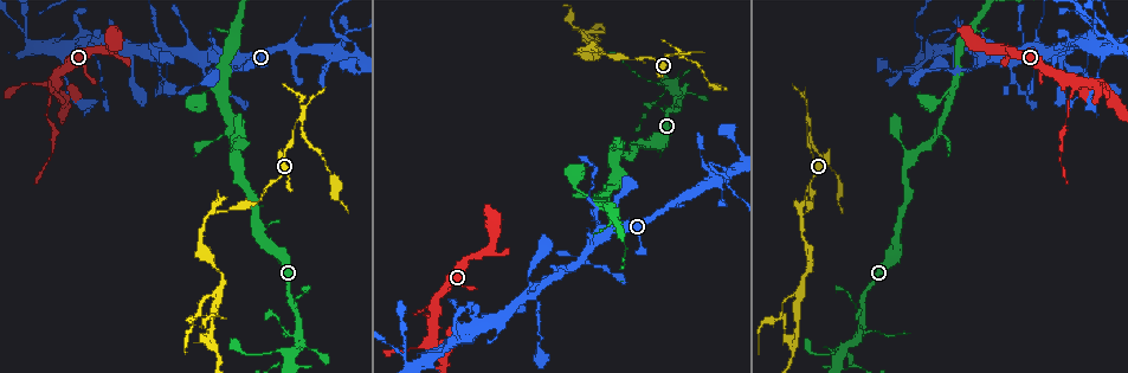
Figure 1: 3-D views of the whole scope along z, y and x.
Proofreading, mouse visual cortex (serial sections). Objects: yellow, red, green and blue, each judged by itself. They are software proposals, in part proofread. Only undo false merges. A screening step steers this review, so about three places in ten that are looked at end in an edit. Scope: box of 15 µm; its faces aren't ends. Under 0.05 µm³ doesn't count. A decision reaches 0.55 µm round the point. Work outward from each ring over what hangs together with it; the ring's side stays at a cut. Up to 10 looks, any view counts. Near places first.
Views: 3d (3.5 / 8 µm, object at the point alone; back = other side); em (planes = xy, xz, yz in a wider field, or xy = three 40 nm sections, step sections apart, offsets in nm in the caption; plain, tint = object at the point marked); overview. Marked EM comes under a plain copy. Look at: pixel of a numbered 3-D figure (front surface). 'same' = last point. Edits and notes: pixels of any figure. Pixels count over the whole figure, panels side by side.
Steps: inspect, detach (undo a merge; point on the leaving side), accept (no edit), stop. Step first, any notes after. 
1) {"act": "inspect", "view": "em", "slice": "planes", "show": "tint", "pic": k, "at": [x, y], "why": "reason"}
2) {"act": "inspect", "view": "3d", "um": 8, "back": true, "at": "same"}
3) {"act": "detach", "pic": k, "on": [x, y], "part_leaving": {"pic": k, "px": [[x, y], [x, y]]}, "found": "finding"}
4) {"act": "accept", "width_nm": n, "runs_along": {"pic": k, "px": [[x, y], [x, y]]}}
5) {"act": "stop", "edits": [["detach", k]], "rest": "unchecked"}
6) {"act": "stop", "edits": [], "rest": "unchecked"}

{"act": "inspect", "view": "3d", "um": 3.5, "back": true, "pic": 1, "at": [221, 289], "why": "thin neck"}

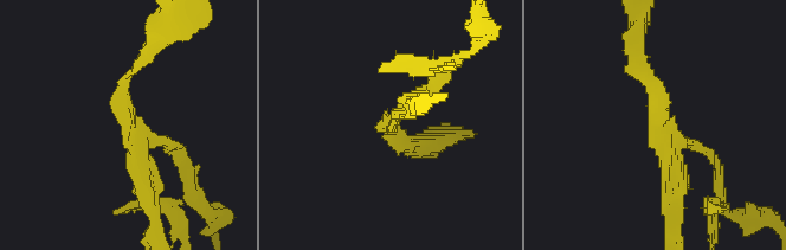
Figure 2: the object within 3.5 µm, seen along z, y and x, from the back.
{"act": "inspect", "view": "em", "slice": "xy", "step": 3, "show": "tint", "pic": 2, "at": [390, 122], "arms": 3, "arm_widths_nm": [150, 150, 200]}

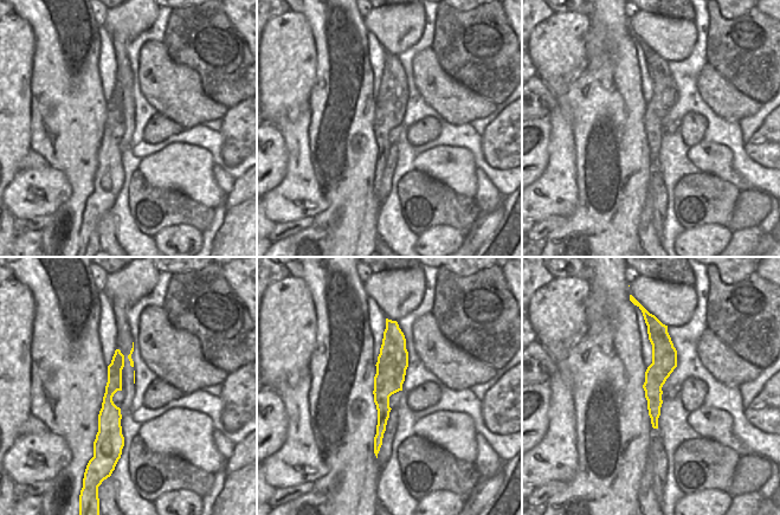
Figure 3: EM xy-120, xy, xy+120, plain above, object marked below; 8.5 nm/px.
{"act": "inspect", "view": "em", "slice": "planes", "show": "tint", "at": "same", "why": "cut it another way"}

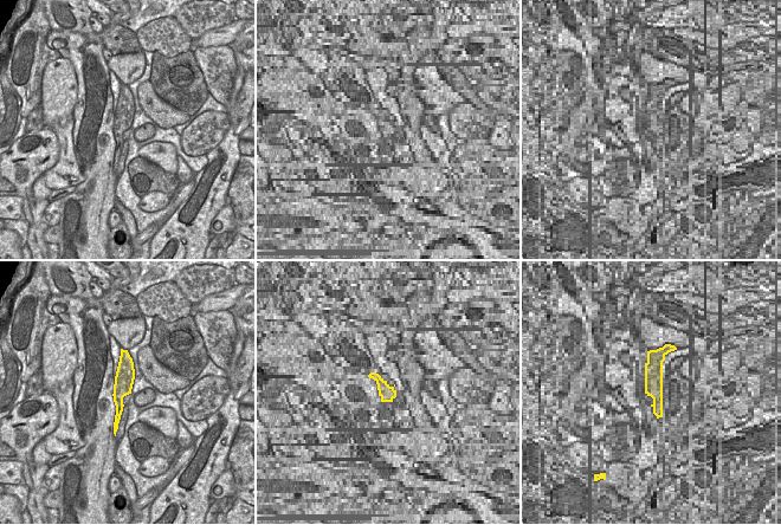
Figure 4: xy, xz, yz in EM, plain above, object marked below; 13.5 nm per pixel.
{"act": "accept", "runs_along": {"pic": 2, "px": [[633, 53], [658, 97], [680, 188]]}, "found": "all the same cell"}

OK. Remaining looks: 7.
{"act": "inspect", "view": "3d", "um": 8, "pic": 1, "at": [288, 49], "why": "branch point"}

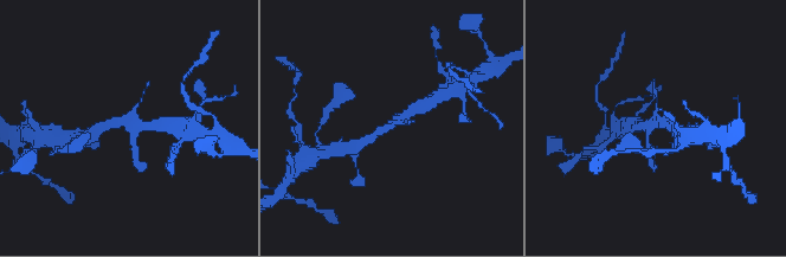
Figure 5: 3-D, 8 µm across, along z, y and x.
{"act": "inspect", "view": "3d", "um": 3.5, "pic": 5, "at": [395, 120], "why": "zoom in"}

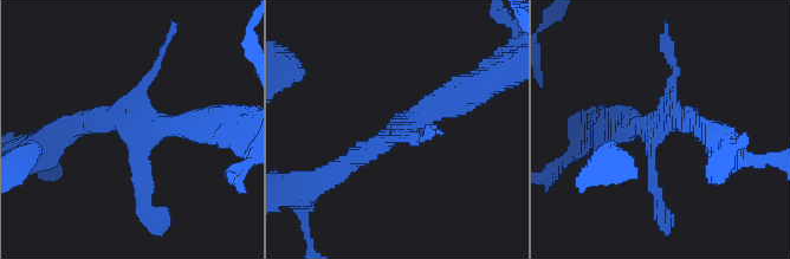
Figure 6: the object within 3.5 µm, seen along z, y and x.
{"act": "inspect", "view": "em", "slice": "xy", "step": 1, "show": "tint", "pic": 6, "at": [667, 124], "why": "need the tissue"}

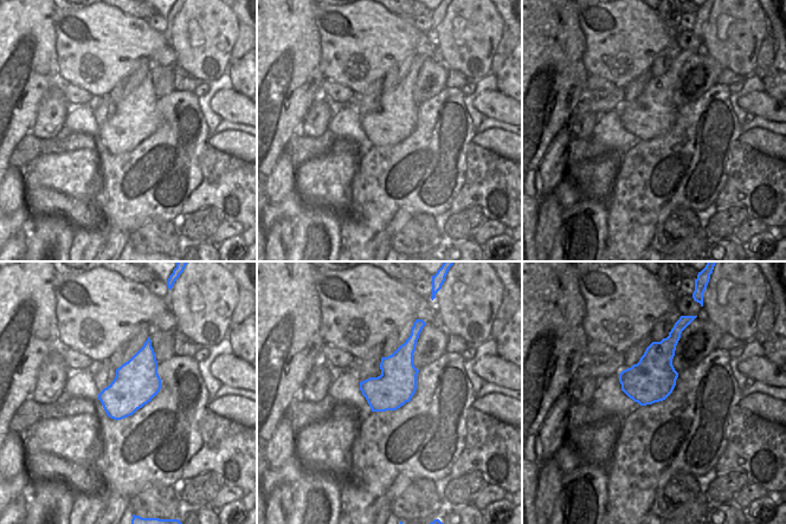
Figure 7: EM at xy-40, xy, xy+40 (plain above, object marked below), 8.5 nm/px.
{"act": "accept", "runs_along": {"pic": 6, "px": [[329, 177], [438, 102], [463, 96]]}, "found": "all the same cell"}

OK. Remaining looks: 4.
{"act": "inspect", "view": "3d", "um": 8, "pic": 1, "at": [974, 65], "why": "a narrow waist"}

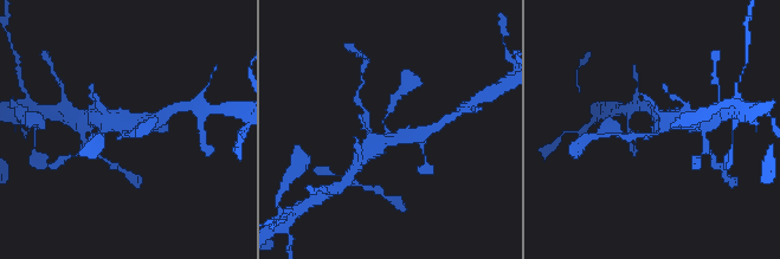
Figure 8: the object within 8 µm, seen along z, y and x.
{"act": "inspect", "view": "em", "slice": "xy", "step": 1, "show": "tint", "pic": 8, "at": [119, 130], "why": "shape alone is not enough"}

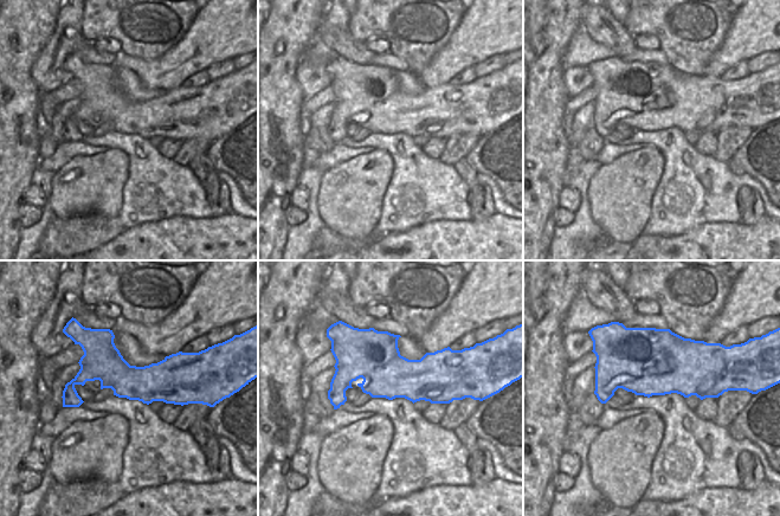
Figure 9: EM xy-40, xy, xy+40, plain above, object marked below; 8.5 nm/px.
{"act": "accept", "width_nm": 460, "runs_along": {"pic": 8, "px": [[407, 133], [375, 143], [354, 169]]}, "found": "one cell here"}

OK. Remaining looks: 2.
{"act": "inspect", "view": "3d", "um": 8, "pic": 1, "at": [1040, 49], "why": "thin neck"}

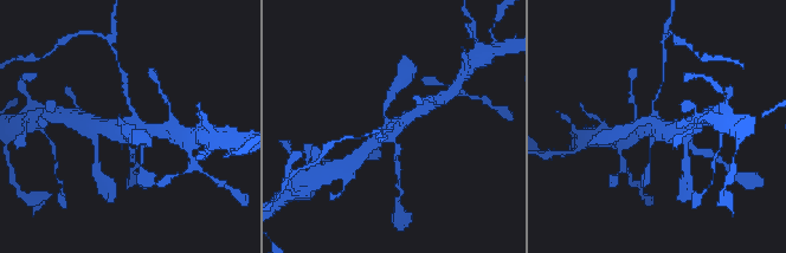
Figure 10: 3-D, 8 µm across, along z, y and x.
{"act": "inspect", "view": "em", "slice": "xy", "step": 3, "show": "tint", "pic": 10, "at": [400, 123]}

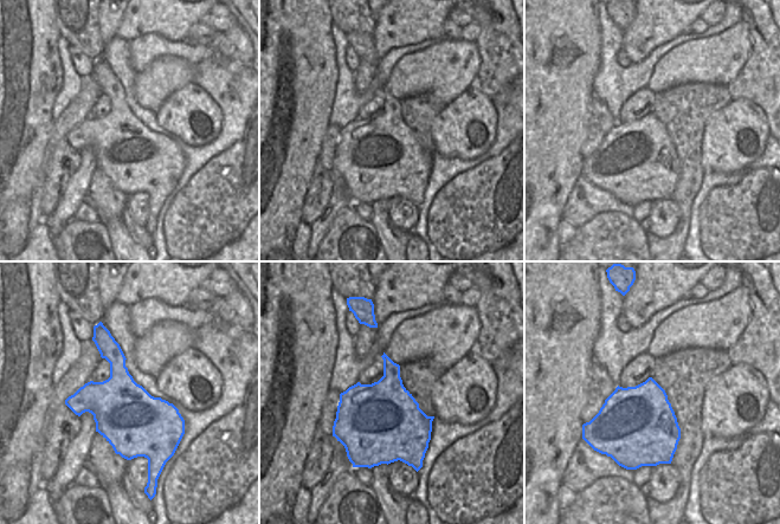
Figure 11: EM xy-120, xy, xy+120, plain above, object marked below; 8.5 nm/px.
{"act": "accept", "found": "all the same cell"}

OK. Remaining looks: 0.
{"act": "stop", "edits": [], "rest": "unchecked"}

